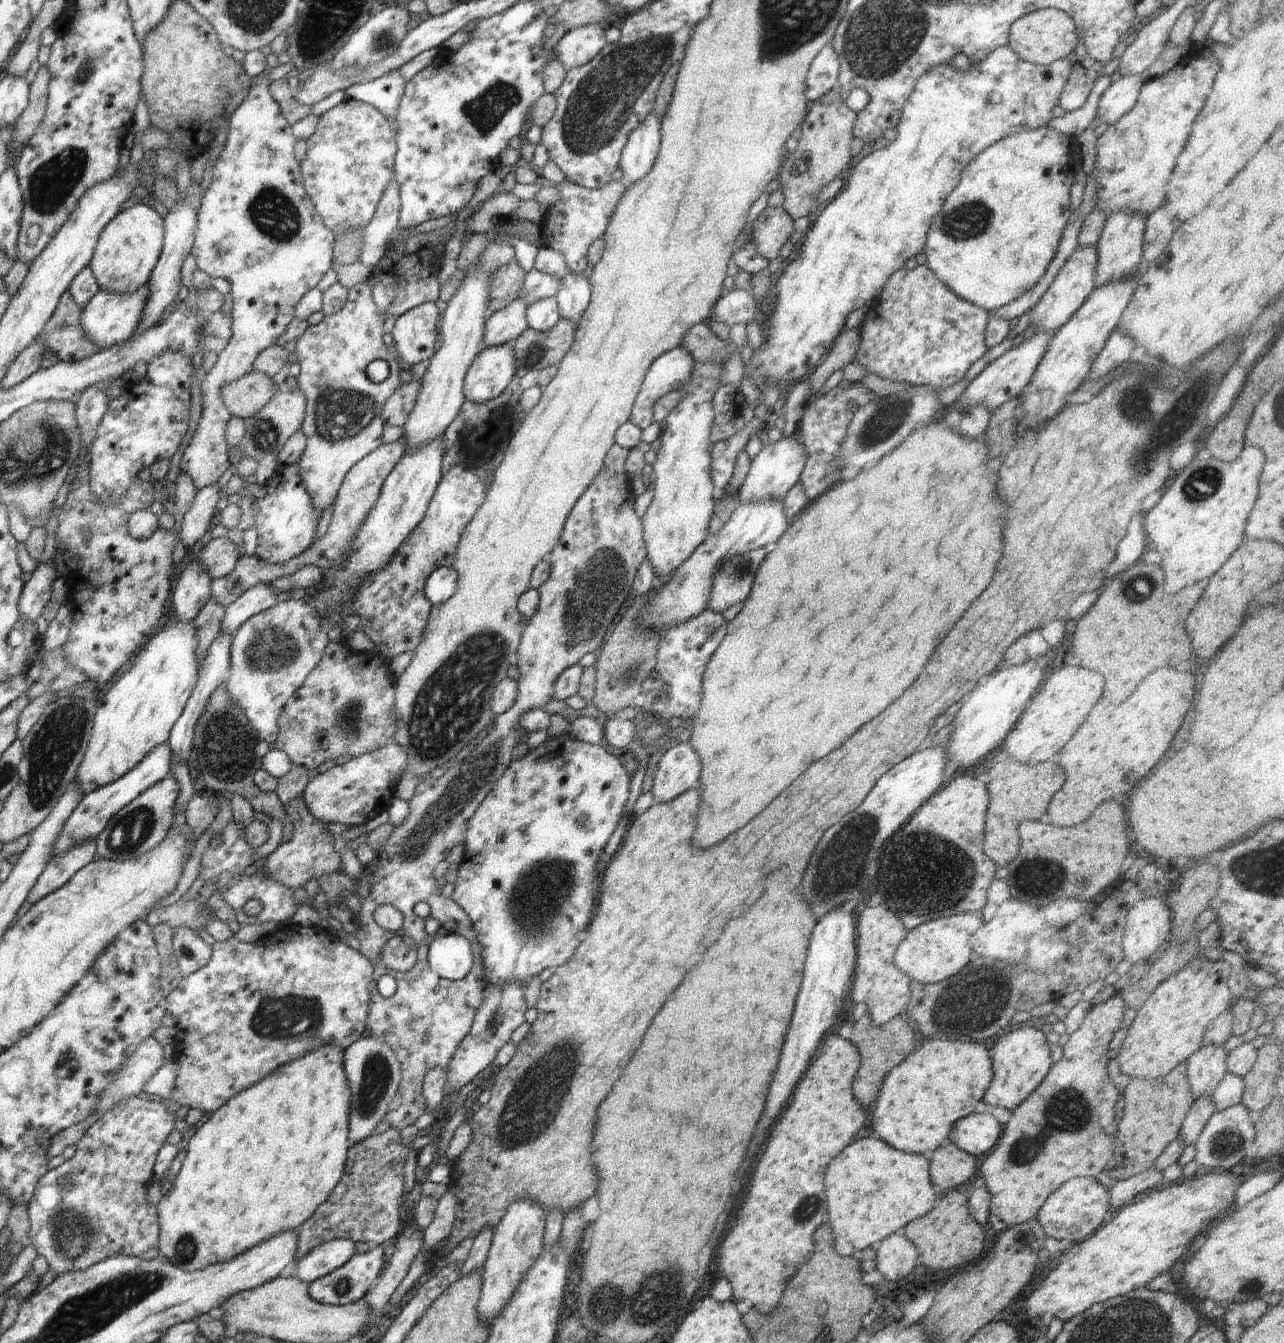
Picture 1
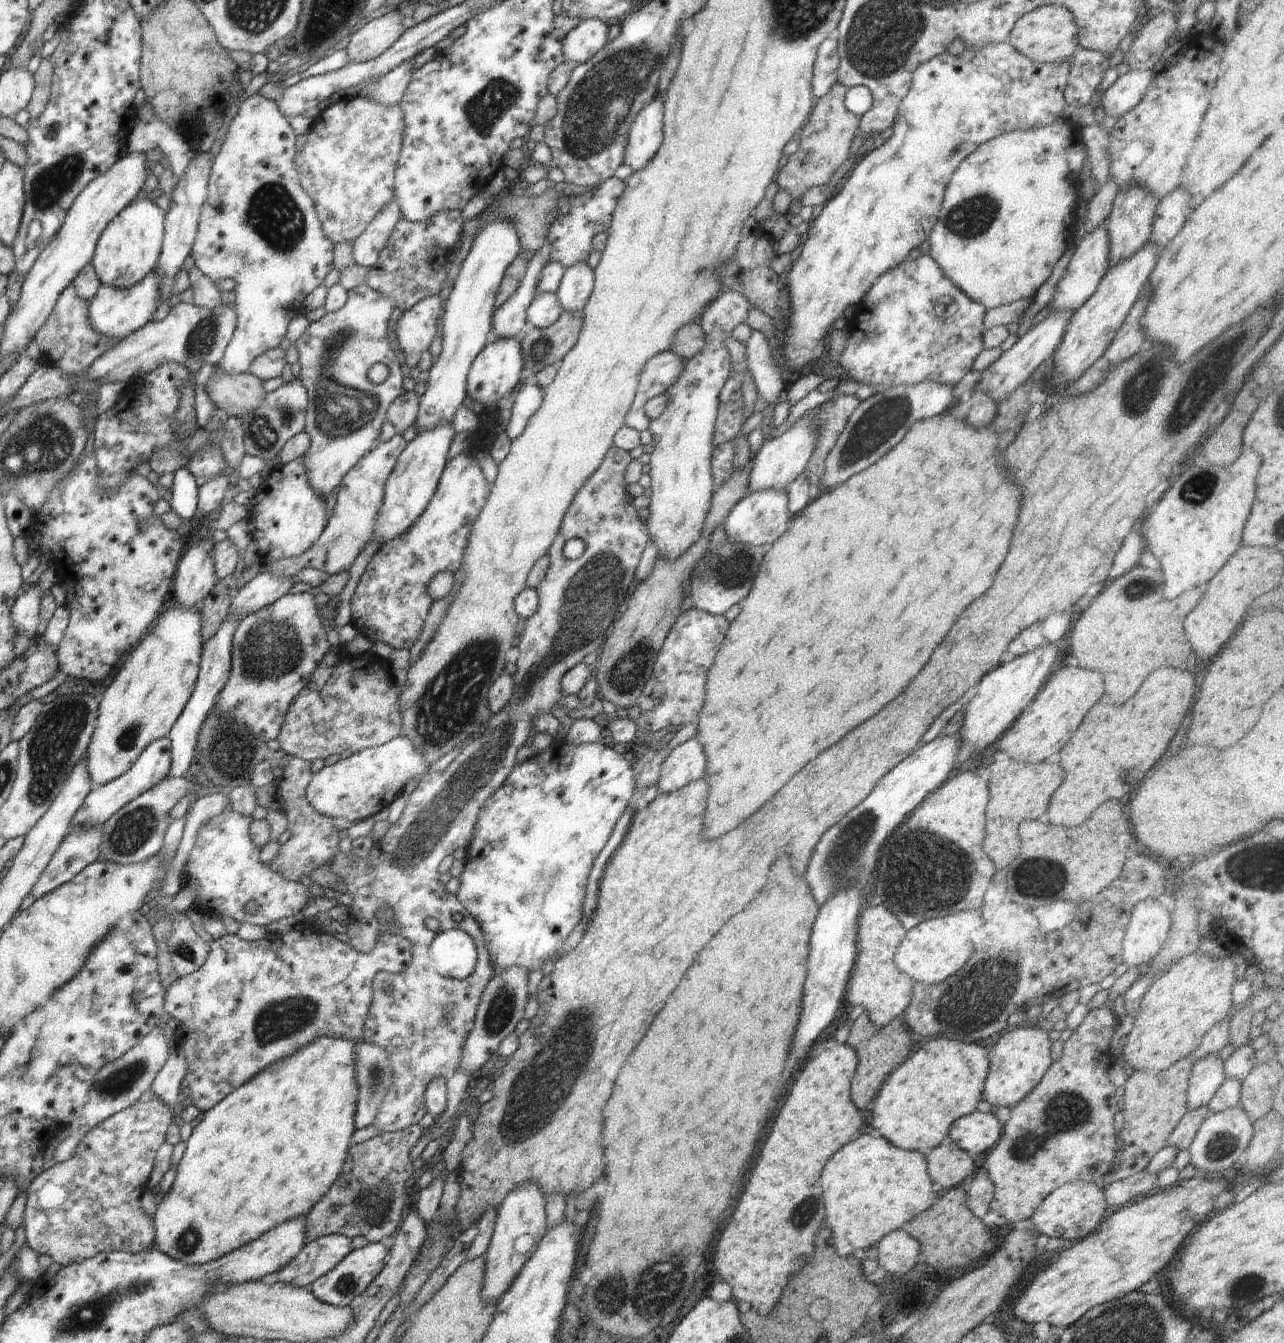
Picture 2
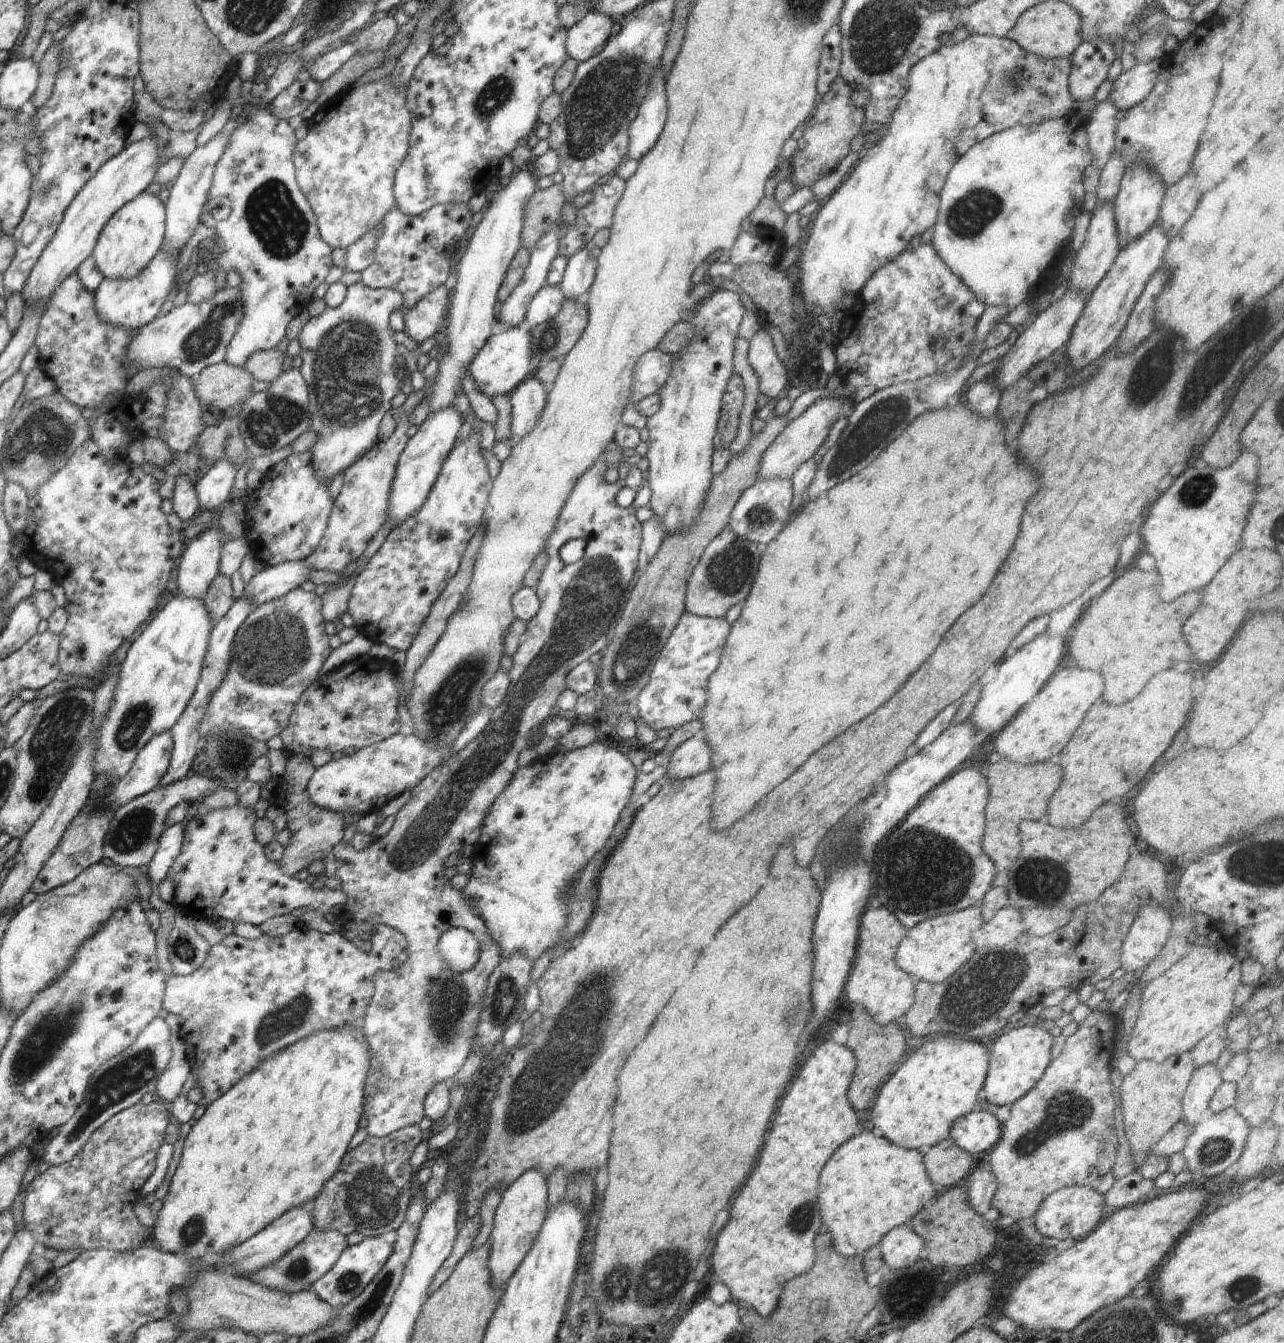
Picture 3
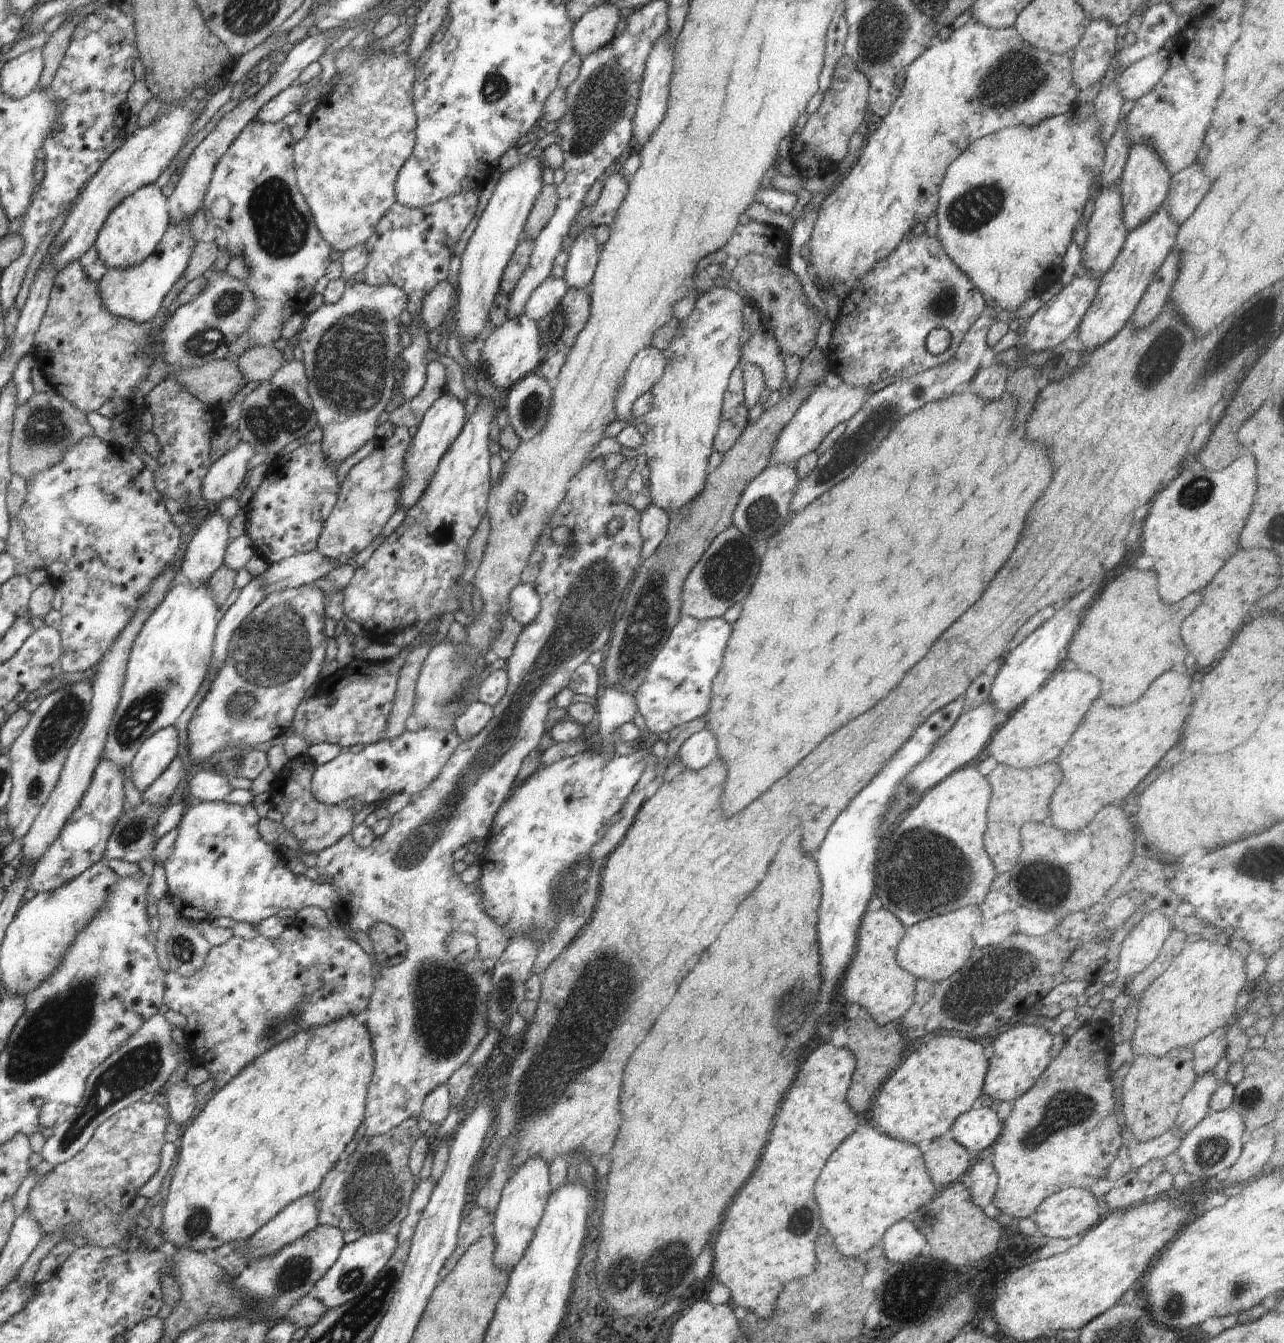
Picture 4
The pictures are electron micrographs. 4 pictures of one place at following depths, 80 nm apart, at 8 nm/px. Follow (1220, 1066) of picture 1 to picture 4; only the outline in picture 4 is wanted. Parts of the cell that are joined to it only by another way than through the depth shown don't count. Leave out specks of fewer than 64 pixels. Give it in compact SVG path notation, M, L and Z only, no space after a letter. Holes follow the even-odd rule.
M1213 1071L1197 1076L1192 1088L1181 1100L1181 1107L1174 1128L1182 1134L1188 1134L1210 1113L1209 1102L1219 1086L1219 1080Z

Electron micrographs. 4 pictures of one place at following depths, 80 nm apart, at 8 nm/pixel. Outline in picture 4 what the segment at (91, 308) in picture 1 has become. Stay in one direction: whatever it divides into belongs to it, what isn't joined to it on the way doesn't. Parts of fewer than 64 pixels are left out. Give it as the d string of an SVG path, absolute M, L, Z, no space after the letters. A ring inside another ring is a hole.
M170 220L167 231L156 246L156 250L143 263L125 271L123 269L106 271L97 285L102 304L110 311L110 314L135 323L151 322L152 318L158 314L166 294L184 274L193 253L196 241L190 236L188 224L190 221L173 225Z

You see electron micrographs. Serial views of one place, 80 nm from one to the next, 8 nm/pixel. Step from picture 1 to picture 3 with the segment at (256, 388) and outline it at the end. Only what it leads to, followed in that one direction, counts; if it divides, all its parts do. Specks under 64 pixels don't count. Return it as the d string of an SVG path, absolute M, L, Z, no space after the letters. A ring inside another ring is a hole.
M226 362L210 365L197 376L194 381L196 396L202 404L210 404L218 408L223 415L226 410L232 410L234 406L242 406L254 394L252 384L255 378L244 368L230 366Z

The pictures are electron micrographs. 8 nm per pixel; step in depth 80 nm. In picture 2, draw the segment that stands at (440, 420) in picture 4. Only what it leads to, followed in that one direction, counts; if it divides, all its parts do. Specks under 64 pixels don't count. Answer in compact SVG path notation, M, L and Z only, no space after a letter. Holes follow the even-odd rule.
M452 421L441 423L432 430L418 433L397 458L396 466L387 478L384 498L378 511L373 538L381 546L407 531L426 510L437 489L441 474L448 462L448 451L455 437Z

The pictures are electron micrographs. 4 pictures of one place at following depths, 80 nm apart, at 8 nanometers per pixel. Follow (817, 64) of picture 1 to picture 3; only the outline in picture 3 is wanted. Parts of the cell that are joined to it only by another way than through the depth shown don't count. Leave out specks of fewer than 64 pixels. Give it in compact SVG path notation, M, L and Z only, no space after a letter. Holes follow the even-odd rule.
M836 24L826 34L824 46L822 46L822 56L820 56L819 60L816 83L819 98L823 97L830 90L832 83L839 81L839 68L842 56L841 40L842 35L838 24Z

